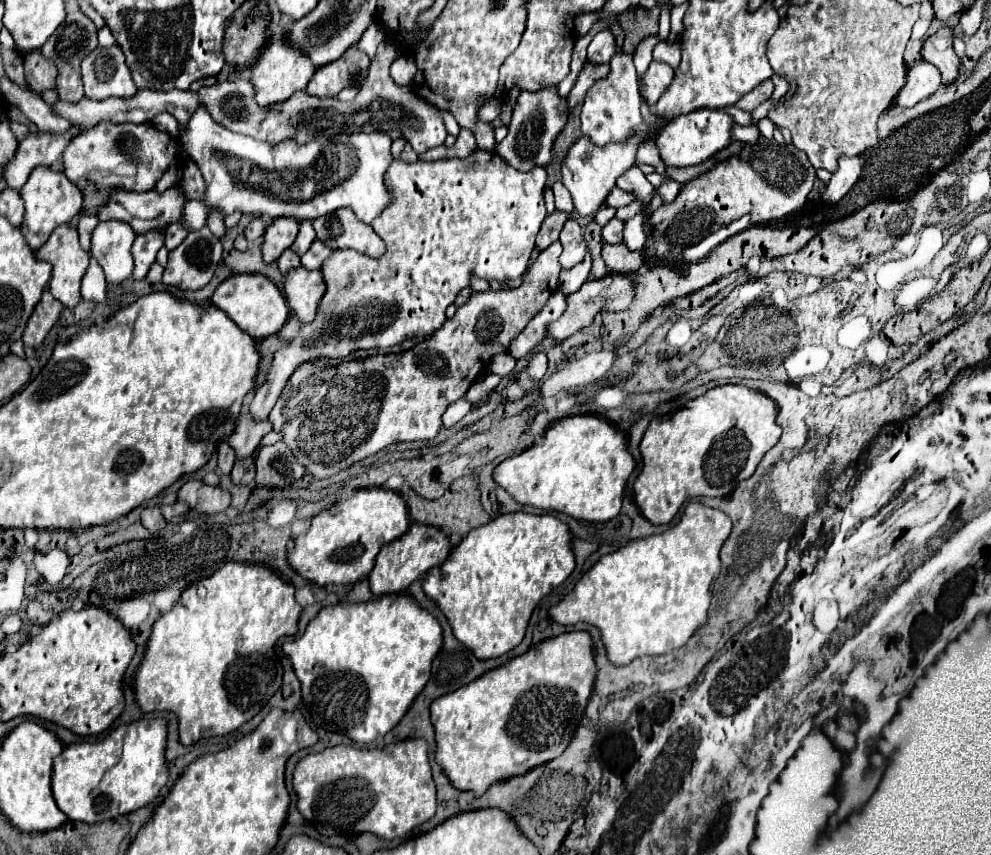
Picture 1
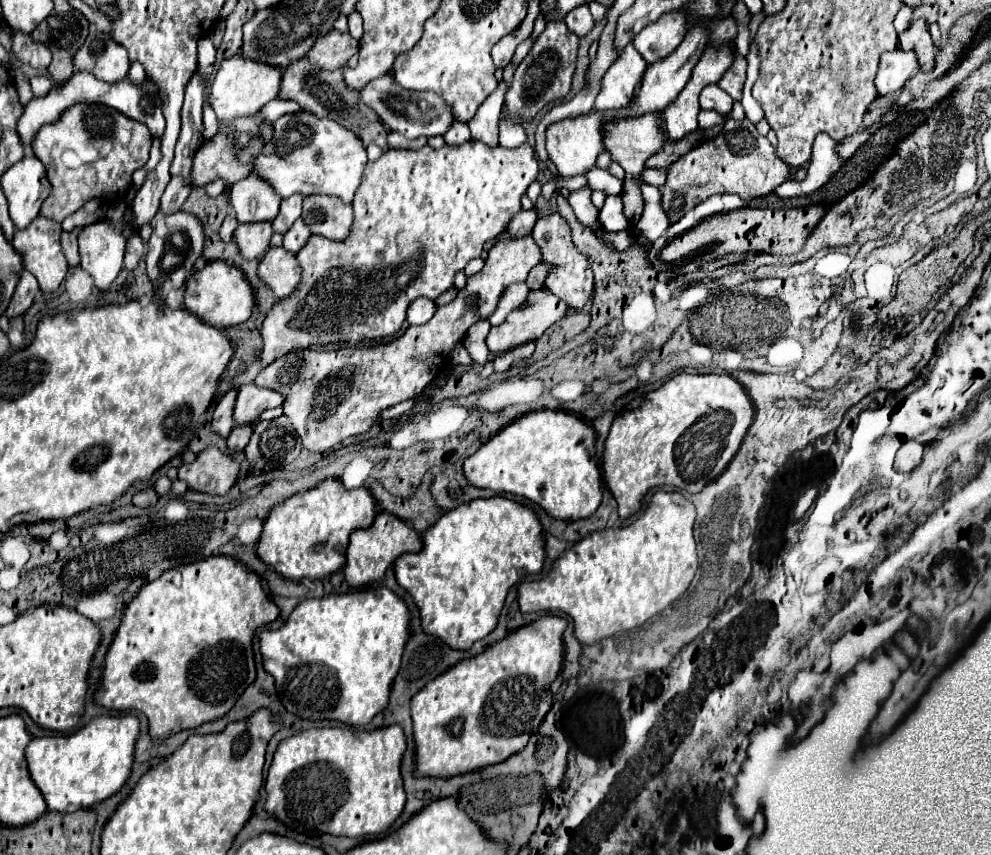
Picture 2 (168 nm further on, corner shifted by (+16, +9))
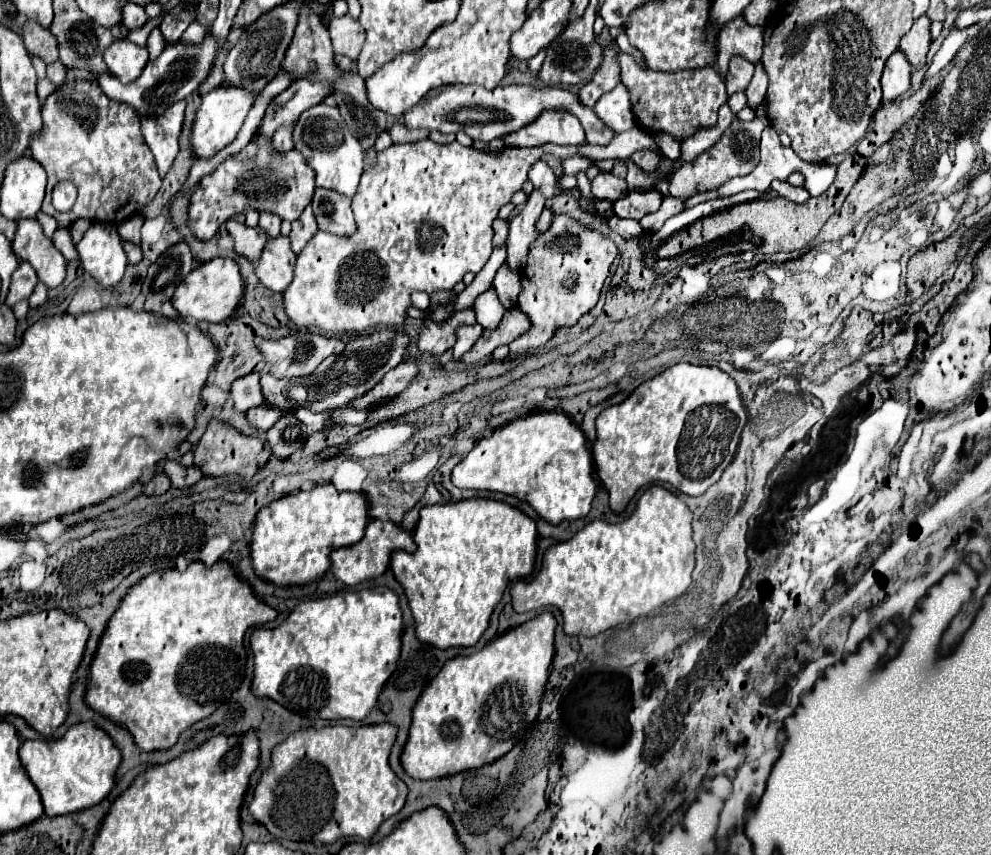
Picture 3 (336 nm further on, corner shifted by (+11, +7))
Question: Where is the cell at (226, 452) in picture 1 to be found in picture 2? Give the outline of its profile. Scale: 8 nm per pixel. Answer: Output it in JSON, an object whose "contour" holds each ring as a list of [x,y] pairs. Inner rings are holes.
{"contour":[[[236,389],[228,391],[216,405],[214,409],[214,415],[212,415],[212,429],[220,435],[220,437],[228,437],[228,433],[232,431],[234,427],[234,421],[232,421],[232,405],[234,405],[234,399],[236,399]]]}

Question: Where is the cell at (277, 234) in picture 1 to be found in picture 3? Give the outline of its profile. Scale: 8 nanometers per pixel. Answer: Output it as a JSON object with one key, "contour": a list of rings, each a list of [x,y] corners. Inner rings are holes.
{"contour":[[[229,219],[225,223],[229,235],[235,239],[235,253],[243,255],[251,261],[257,261],[261,251],[265,249],[267,237],[259,227],[247,227],[243,223],[237,223],[235,219]]]}

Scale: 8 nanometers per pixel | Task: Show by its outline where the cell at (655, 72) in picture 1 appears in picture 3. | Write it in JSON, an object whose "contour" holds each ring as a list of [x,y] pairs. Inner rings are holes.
{"contour":[[[617,85],[613,91],[605,93],[597,101],[593,111],[605,123],[605,127],[609,127],[615,133],[635,127],[635,117],[631,113],[631,103],[629,103],[629,91],[623,85]]]}

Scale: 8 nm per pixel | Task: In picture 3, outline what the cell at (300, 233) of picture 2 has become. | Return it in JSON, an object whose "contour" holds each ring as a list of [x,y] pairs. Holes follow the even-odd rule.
{"contour":[[[311,205],[305,207],[305,211],[301,213],[301,217],[297,221],[293,221],[291,233],[289,233],[289,241],[291,241],[291,249],[295,253],[301,253],[301,249],[307,245],[307,241],[317,233],[317,221],[315,215],[311,211]]]}

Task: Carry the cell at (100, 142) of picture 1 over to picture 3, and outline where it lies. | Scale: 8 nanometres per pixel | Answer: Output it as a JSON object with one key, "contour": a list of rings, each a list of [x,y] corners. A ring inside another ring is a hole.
{"contour":[[[77,77],[57,87],[43,103],[43,129],[29,139],[31,157],[37,159],[49,175],[41,211],[55,217],[59,229],[69,227],[81,217],[89,221],[123,223],[151,203],[161,187],[161,177],[157,175],[153,153],[141,135],[137,113],[125,107],[125,103],[113,103],[95,81],[97,79]],[[65,179],[77,187],[79,195],[67,213],[59,213],[51,209],[51,189]]]}

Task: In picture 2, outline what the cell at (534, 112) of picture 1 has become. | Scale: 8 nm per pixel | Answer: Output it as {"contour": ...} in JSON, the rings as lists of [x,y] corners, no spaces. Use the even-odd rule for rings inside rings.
{"contour":[[[548,21],[546,29],[530,49],[530,53],[522,59],[518,69],[514,71],[514,79],[504,97],[504,111],[508,119],[526,125],[530,123],[538,111],[542,111],[548,103],[560,101],[570,91],[570,81],[574,73],[576,49],[580,39],[570,31],[556,31],[556,23]]]}

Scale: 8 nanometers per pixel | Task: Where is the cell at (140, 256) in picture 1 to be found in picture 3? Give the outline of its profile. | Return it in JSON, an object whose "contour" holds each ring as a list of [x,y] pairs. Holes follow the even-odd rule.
{"contour":[[[179,101],[161,115],[161,119],[141,119],[141,133],[145,137],[145,143],[149,145],[151,153],[155,155],[159,175],[163,177],[169,167],[173,165],[173,159],[179,151],[179,135],[181,135],[181,123],[183,123],[183,111],[185,101]]]}

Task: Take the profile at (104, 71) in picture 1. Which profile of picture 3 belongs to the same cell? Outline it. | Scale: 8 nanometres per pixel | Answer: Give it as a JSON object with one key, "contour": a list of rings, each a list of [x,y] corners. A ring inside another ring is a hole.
{"contour":[[[117,39],[107,47],[103,57],[109,71],[121,83],[131,83],[133,79],[137,79],[137,75],[141,75],[141,67],[145,67],[145,63],[149,61],[149,51],[147,47],[135,45],[127,39]]]}

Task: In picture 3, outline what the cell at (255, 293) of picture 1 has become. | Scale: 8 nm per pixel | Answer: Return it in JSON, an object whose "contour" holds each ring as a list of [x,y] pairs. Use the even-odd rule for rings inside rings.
{"contour":[[[217,257],[207,263],[201,263],[197,269],[193,269],[175,287],[171,303],[177,309],[177,313],[187,321],[195,319],[195,321],[221,323],[235,313],[241,295],[243,295],[243,279],[241,279],[237,263],[229,257]]]}

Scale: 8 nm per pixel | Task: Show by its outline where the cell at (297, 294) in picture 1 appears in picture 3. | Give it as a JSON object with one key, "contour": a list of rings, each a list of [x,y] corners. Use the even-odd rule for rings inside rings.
{"contour":[[[287,237],[269,239],[265,251],[255,263],[255,273],[267,289],[281,293],[293,281],[295,257],[297,255],[291,251]]]}

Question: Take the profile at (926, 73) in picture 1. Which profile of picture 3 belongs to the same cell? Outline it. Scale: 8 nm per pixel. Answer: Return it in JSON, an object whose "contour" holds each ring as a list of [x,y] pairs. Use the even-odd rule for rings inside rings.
{"contour":[[[895,51],[883,69],[881,77],[881,87],[883,87],[883,101],[895,101],[909,89],[909,79],[911,79],[911,63],[901,55],[901,51]]]}

